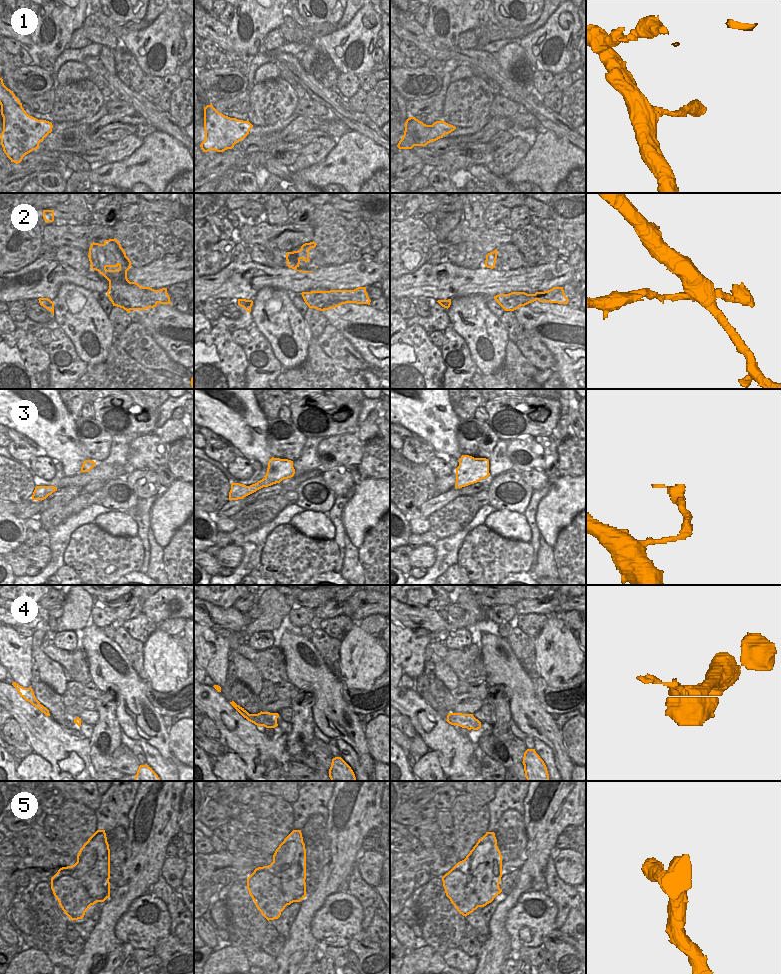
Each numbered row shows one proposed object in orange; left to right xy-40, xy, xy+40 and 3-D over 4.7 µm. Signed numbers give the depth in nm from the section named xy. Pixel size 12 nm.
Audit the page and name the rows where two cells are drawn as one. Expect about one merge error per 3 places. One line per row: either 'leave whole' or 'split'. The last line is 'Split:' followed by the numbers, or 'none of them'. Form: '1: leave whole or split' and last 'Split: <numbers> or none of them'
1: leave whole
2: split
3: leave whole
4: leave whole
5: split
Split: 2, 5

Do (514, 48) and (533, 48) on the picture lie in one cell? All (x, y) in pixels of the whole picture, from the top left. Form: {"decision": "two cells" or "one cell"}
{"decision": "two cells"}

